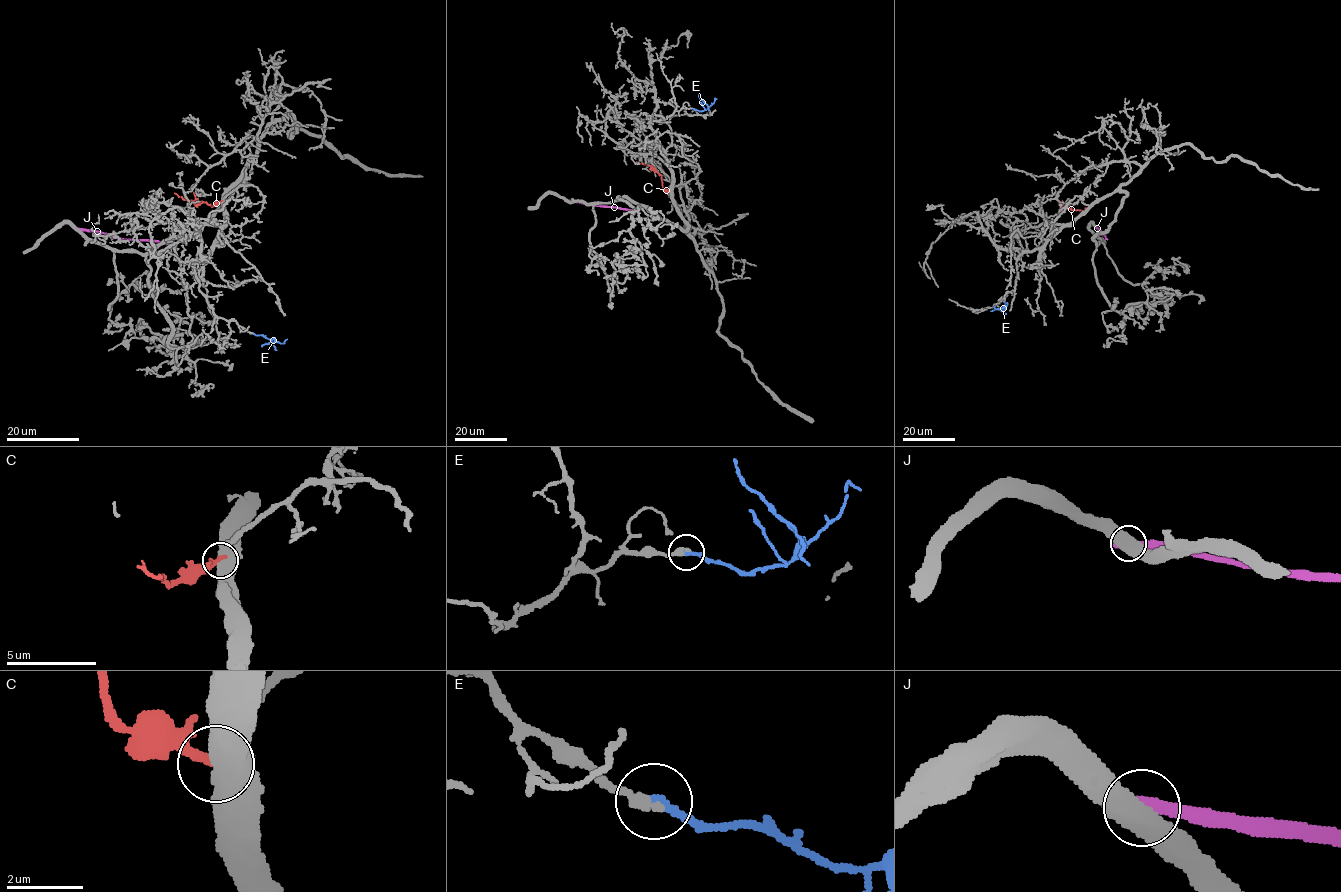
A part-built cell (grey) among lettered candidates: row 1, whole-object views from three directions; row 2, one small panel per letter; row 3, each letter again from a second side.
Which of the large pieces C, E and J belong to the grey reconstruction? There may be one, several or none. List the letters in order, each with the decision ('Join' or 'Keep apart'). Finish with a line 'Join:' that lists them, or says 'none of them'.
C: Keep apart
E: Join
J: Keep apart
Join: E

